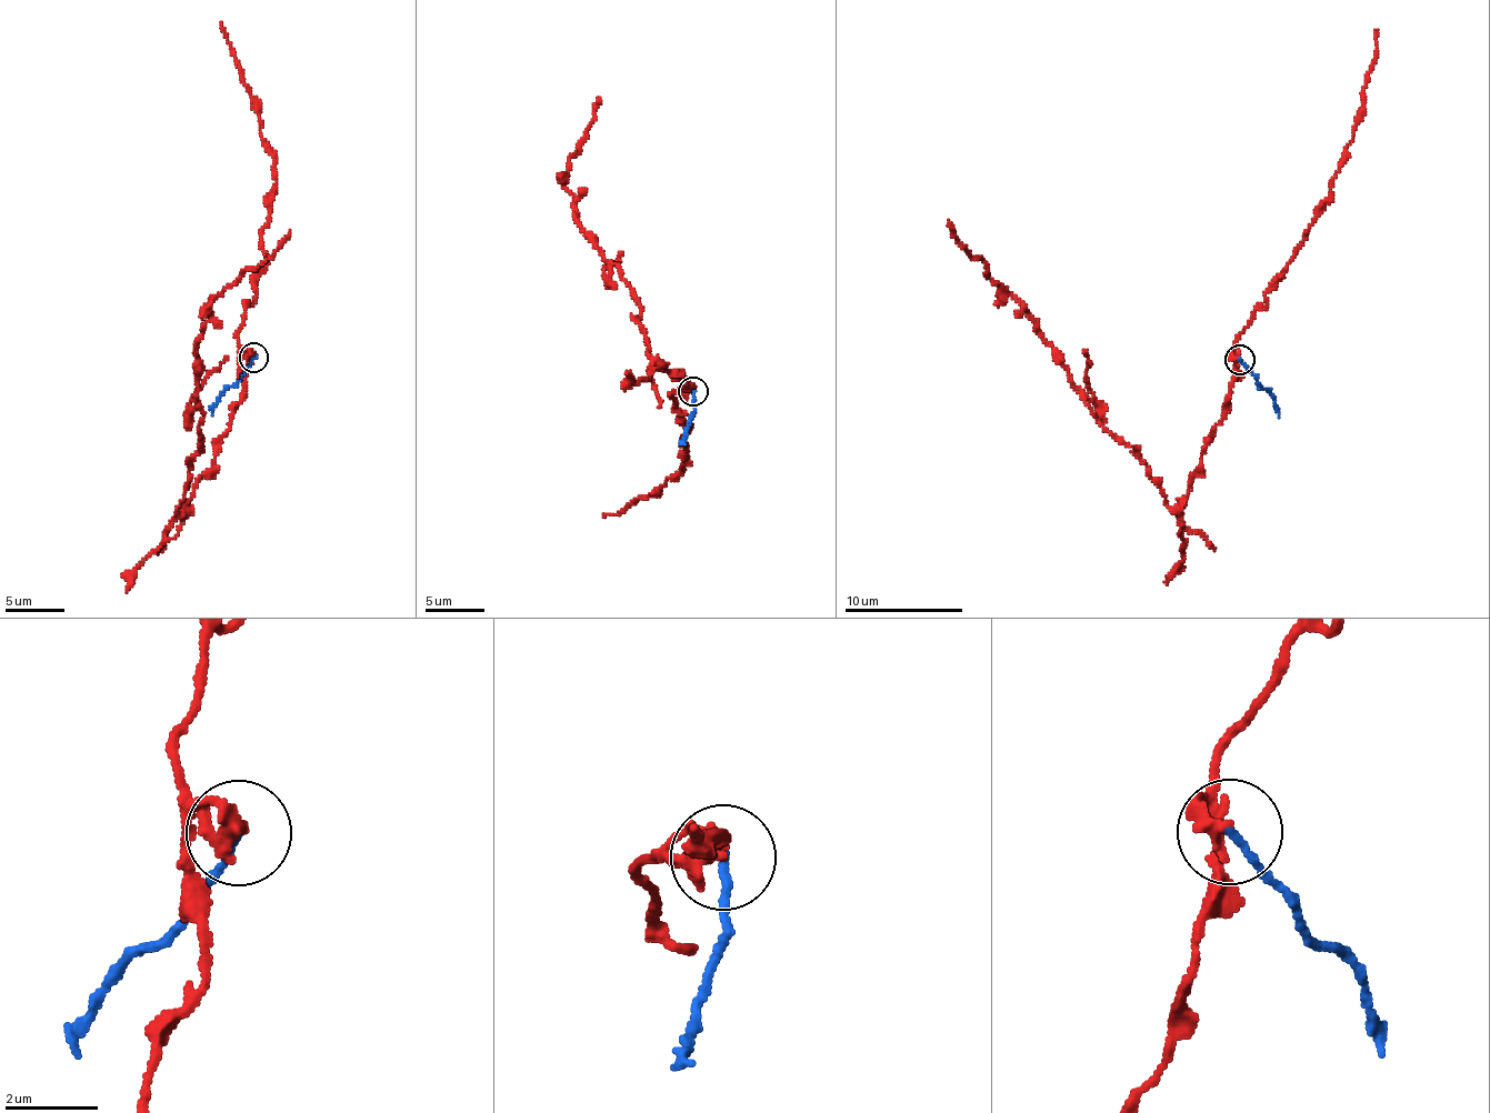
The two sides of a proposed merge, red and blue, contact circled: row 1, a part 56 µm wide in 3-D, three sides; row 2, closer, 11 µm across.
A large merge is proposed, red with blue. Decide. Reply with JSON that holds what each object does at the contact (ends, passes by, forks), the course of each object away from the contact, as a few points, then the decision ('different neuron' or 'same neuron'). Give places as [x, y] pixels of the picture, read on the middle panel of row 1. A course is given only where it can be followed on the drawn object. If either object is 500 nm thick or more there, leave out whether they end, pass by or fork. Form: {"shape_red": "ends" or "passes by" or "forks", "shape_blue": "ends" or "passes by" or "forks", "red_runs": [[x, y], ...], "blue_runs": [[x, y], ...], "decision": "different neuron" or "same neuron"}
{"shape_red": "ends", "shape_blue": "ends", "red_runs": [[691, 390], [651, 358], [639, 298], [580, 229], [566, 184], [598, 98]], "blue_runs": [[692, 391], [693, 415], [682, 438], [684, 444]], "decision": "different neuron"}

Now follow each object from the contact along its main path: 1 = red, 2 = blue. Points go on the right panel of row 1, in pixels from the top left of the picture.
1: (1239, 357), (1191, 490), (1171, 508), (1137, 449), (1099, 422), (1060, 351), (991, 281), (948, 220)
2: (1239, 360), (1273, 400), (1279, 418)

